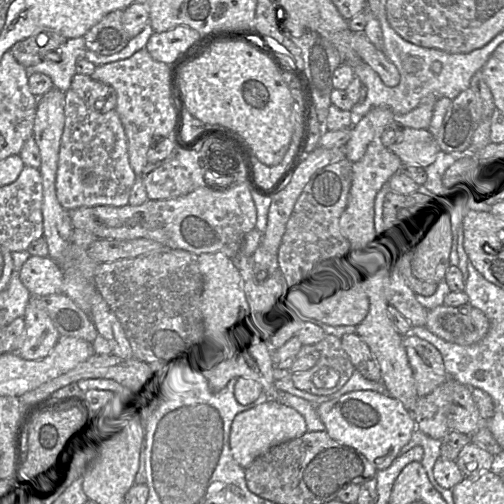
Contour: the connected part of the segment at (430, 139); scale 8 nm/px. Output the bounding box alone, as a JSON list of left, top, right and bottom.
[388,127,439,168]

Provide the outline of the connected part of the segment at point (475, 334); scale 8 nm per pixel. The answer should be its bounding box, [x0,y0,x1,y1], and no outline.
[424,302,490,346]

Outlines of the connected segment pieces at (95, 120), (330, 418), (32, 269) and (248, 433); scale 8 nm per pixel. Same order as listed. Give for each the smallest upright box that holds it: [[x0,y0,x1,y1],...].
[[56,90,137,211],[316,392,416,471],[19,255,62,297],[229,400,306,469]]

